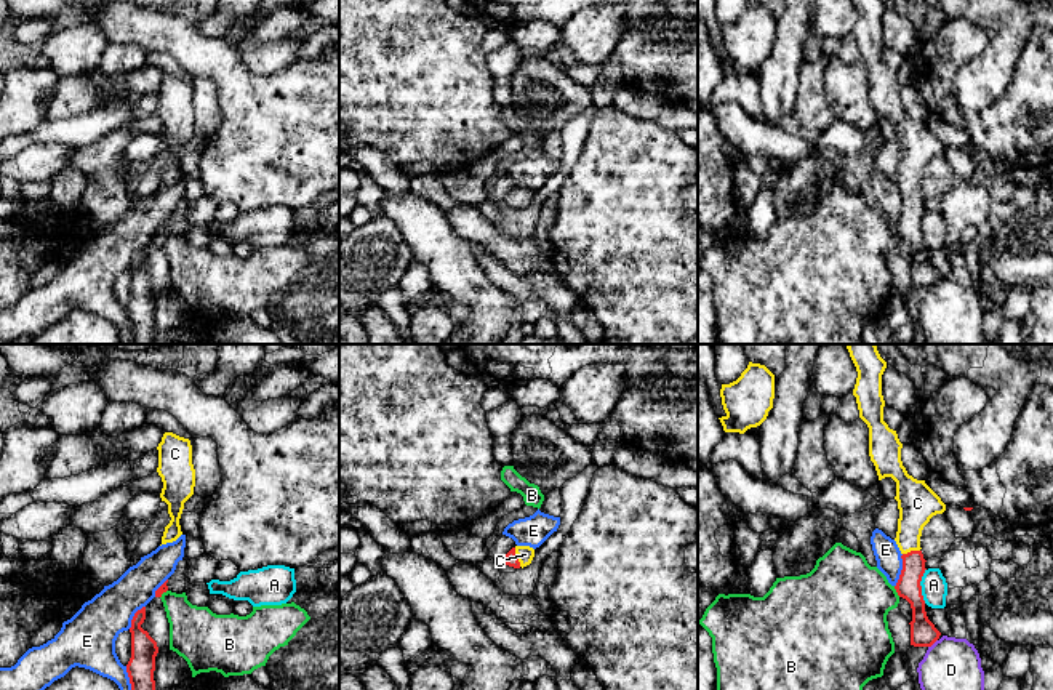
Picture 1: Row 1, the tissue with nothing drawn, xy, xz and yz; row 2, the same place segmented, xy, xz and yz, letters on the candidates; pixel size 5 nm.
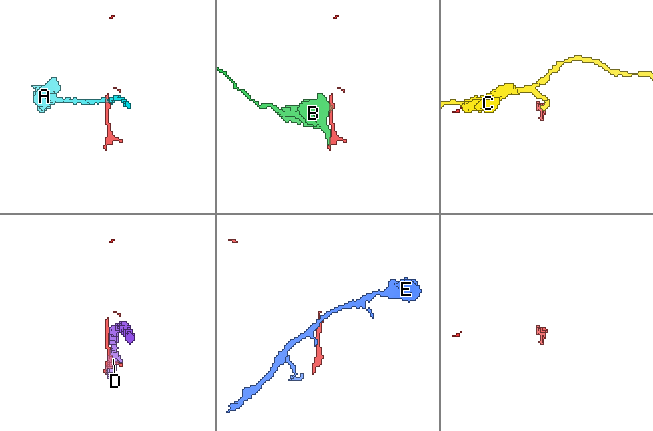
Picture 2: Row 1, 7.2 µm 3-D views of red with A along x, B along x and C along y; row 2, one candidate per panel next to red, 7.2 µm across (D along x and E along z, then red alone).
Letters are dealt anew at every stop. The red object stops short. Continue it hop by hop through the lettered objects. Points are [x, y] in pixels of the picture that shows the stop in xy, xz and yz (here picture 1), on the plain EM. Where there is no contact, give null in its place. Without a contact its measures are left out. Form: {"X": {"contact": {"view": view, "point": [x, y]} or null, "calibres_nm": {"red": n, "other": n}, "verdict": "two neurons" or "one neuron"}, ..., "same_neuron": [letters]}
{"A": {"contact": {"view": "yz", "point": [920, 228]}, "calibres_nm": {"red": 130, "other": 130}, "verdict": "two neurons"}, "B": {"contact": {"view": "yz", "point": [896, 232]}, "calibres_nm": {"red": 130, "other": 420}, "verdict": "two neurons"}, "C": {"contact": {"view": "xz", "point": [517, 199]}, "calibres_nm": {"red": 70, "other": 90}, "verdict": "one neuron"}, "D": {"contact": {"view": "yz", "point": [932, 285]}, "calibres_nm": {"red": 130, "other": 320}, "verdict": "two neurons"}, "E": {"contact": {"view": "yz", "point": [901, 212]}, "calibres_nm": {"red": 120, "other": 130}, "verdict": "two neurons"}, "same_neuron": ["C"]}

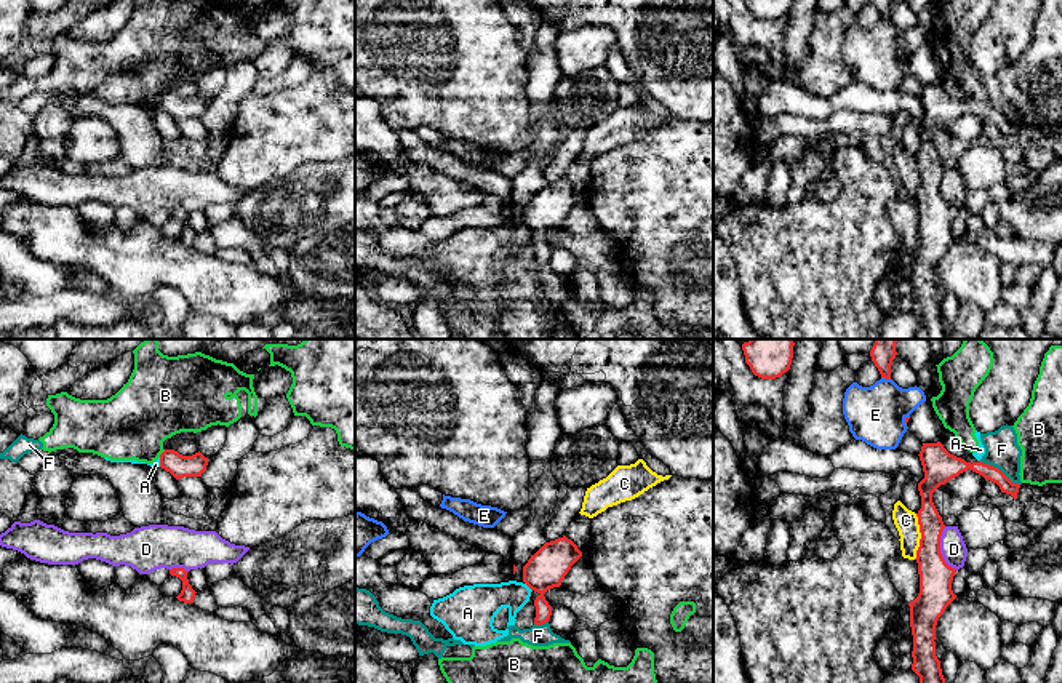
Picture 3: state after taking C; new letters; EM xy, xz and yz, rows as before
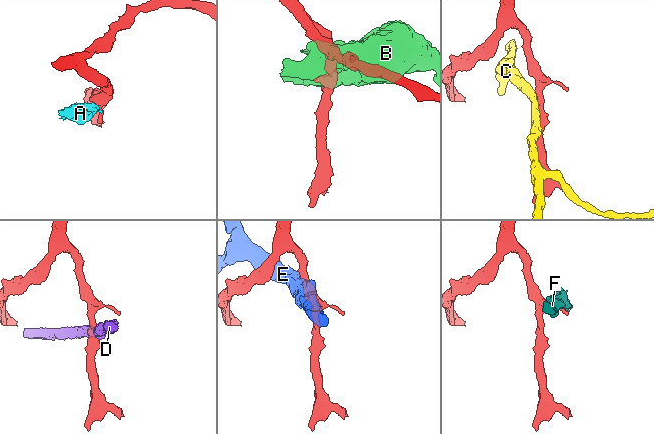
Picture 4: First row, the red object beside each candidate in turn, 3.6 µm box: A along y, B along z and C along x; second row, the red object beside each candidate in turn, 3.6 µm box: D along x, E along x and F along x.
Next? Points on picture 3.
{"A": {"contact": {"view": "xz", "point": [528, 227]}, "calibres_nm": {"red": 190, "other": 190}, "verdict": "two neurons"}, "B": {"contact": {"view": "xy", "point": [162, 95]}, "calibres_nm": {"red": 120, "other": 360}, "verdict": "two neurons"}, "C": {"contact": {"view": "yz", "point": [922, 178]}, "calibres_nm": {"red": 170, "other": 120}, "verdict": "two neurons"}, "D": {"contact": {"view": "yz", "point": [939, 192]}, "calibres_nm": {"red": 170, "other": 130}, "verdict": "two neurons"}, "E": {"contact": {"view": "yz", "point": [886, 19]}, "calibres_nm": {"red": 70, "other": 300}, "verdict": "two neurons"}, "F": {"contact": {"view": "yz", "point": [998, 111]}, "calibres_nm": {"red": 120, "other": 170}, "verdict": "two neurons"}, "same_neuron": []}

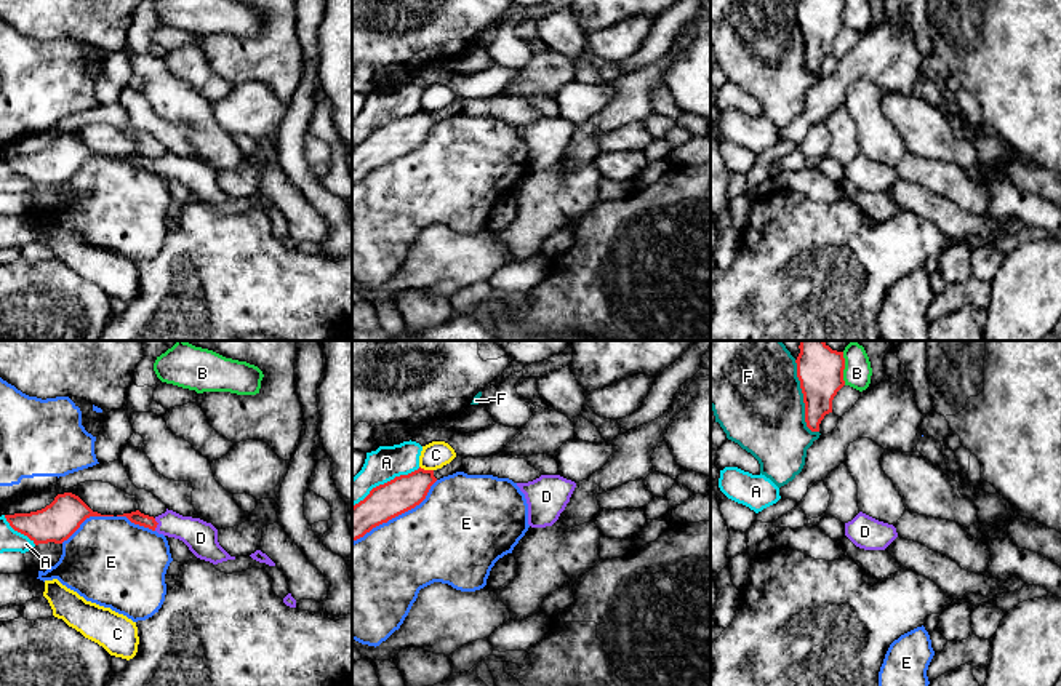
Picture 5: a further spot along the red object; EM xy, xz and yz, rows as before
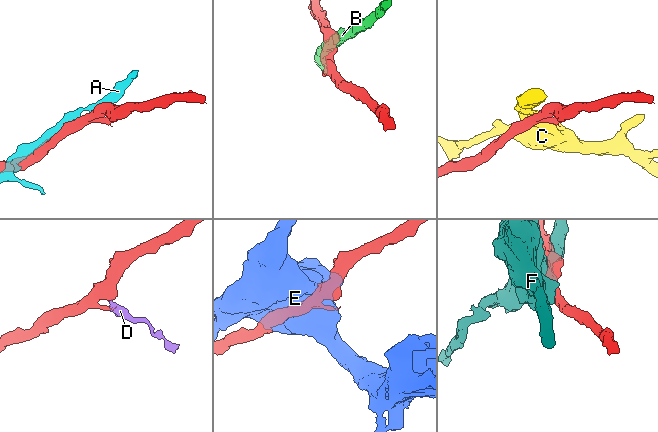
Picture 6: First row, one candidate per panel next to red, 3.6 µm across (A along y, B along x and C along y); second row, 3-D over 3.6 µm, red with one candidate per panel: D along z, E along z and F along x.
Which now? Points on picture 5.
{"A": {"contact": {"view": "xz", "point": [388, 123]}, "calibres_nm": {"red": 180, "other": 170}, "verdict": "two neurons"}, "B": {"contact": {"view": "yz", "point": [842, 13]}, "calibres_nm": {"red": 200, "other": 140}, "verdict": "two neurons"}, "C": {"contact": {"view": "xz", "point": [426, 112]}, "calibres_nm": {"red": 180, "other": 140}, "verdict": "two neurons"}, "D": {"contact": {"view": "xy", "point": [157, 165]}, "calibres_nm": {"red": 70, "other": 160}, "verdict": "one neuron"}, "E": {"contact": {"view": "xz", "point": [397, 157]}, "calibres_nm": {"red": 180, "other": 420}, "verdict": "two neurons"}, "F": {"contact": {"view": "yz", "point": [804, 40]}, "calibres_nm": {"red": 200, "other": 440}, "verdict": "two neurons"}, "same_neuron": ["D"]}

